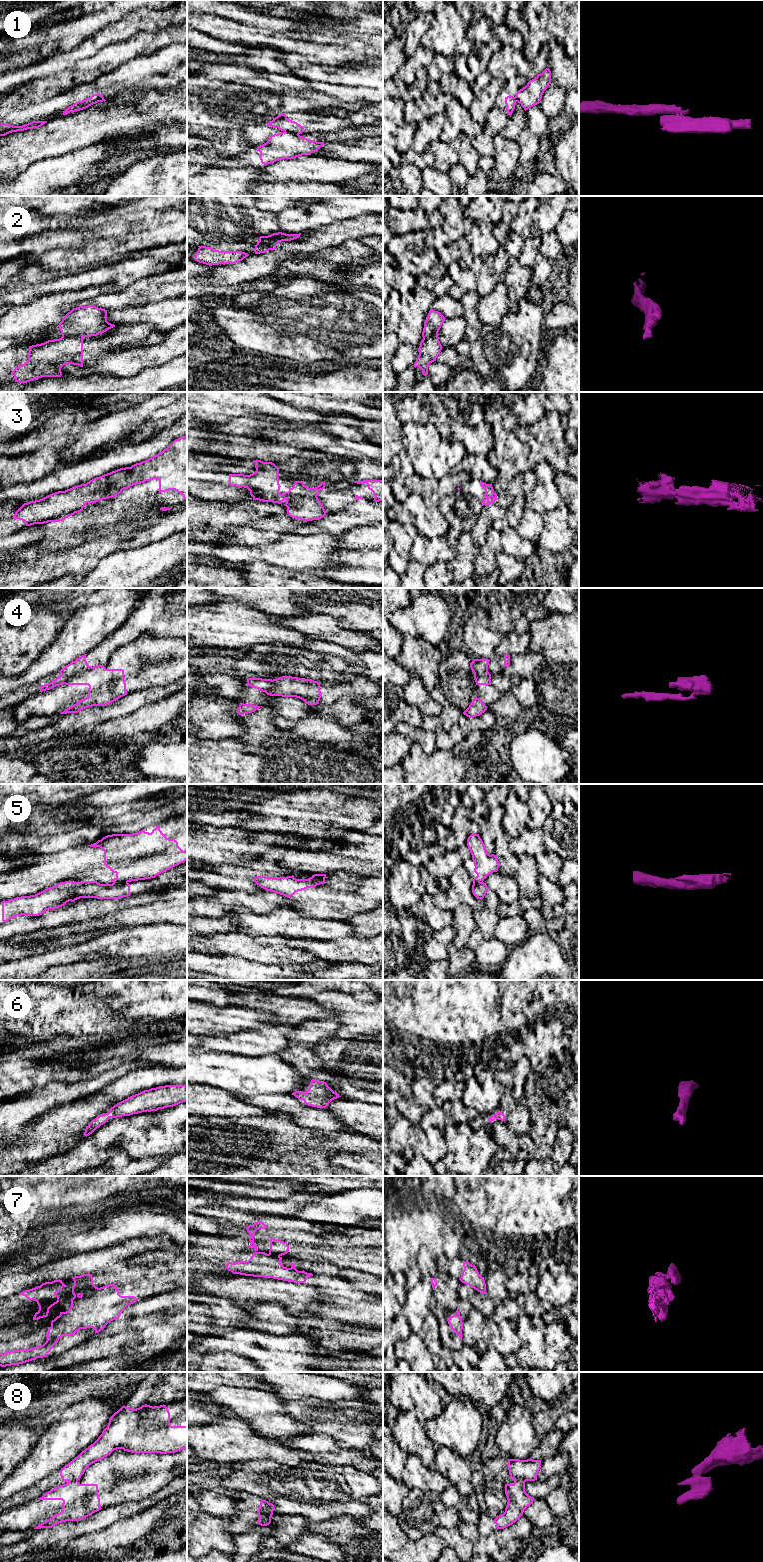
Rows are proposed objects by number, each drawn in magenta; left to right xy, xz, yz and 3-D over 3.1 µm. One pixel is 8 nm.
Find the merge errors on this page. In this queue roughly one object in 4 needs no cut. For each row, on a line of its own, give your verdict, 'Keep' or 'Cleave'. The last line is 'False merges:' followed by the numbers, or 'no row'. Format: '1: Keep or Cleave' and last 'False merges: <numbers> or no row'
1: Cleave
2: Cleave
3: Keep
4: Cleave
5: Cleave
6: Keep
7: Cleave
8: Cleave
False merges: 1, 2, 4, 5, 7, 8

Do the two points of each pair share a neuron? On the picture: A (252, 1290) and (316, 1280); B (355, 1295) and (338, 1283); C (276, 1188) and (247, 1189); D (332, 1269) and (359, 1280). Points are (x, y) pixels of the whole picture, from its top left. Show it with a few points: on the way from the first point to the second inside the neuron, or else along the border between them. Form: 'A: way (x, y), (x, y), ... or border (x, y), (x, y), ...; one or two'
A: border (304, 1283), (314, 1285), (319, 1291); two
B: way (351, 1293), (342, 1287); one
C: way (269, 1188), (254, 1189); one
D: way (339, 1272), (352, 1275); one

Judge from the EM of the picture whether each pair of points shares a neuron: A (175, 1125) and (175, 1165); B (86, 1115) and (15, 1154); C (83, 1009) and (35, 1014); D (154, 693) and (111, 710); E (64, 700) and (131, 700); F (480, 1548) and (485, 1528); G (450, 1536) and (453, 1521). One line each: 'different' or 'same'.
A: different
B: same
C: same
D: same
E: different
F: different
G: different

